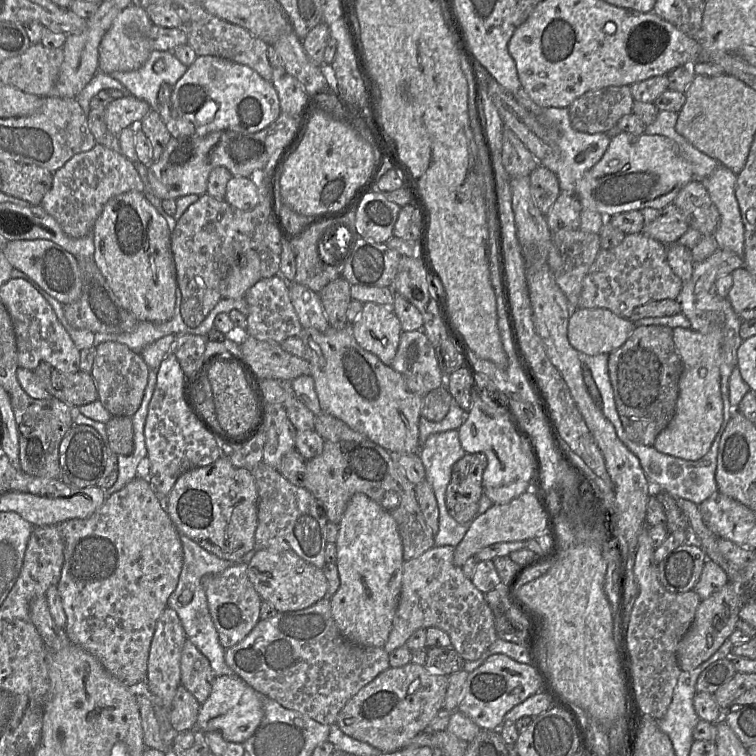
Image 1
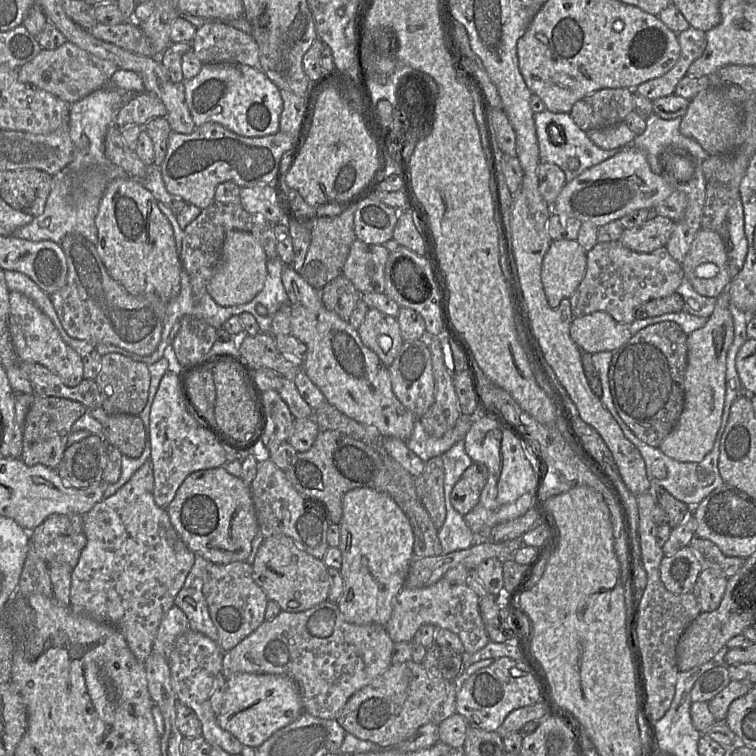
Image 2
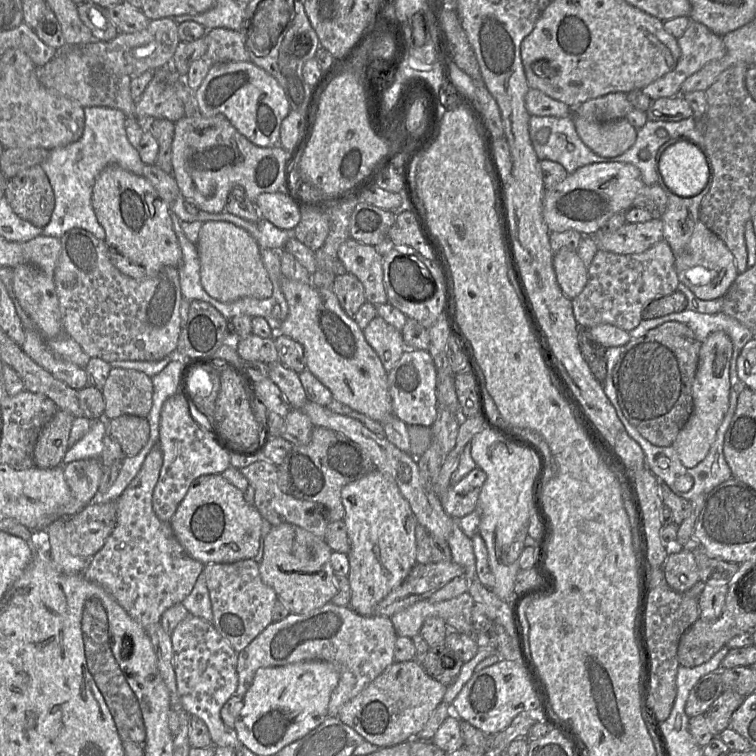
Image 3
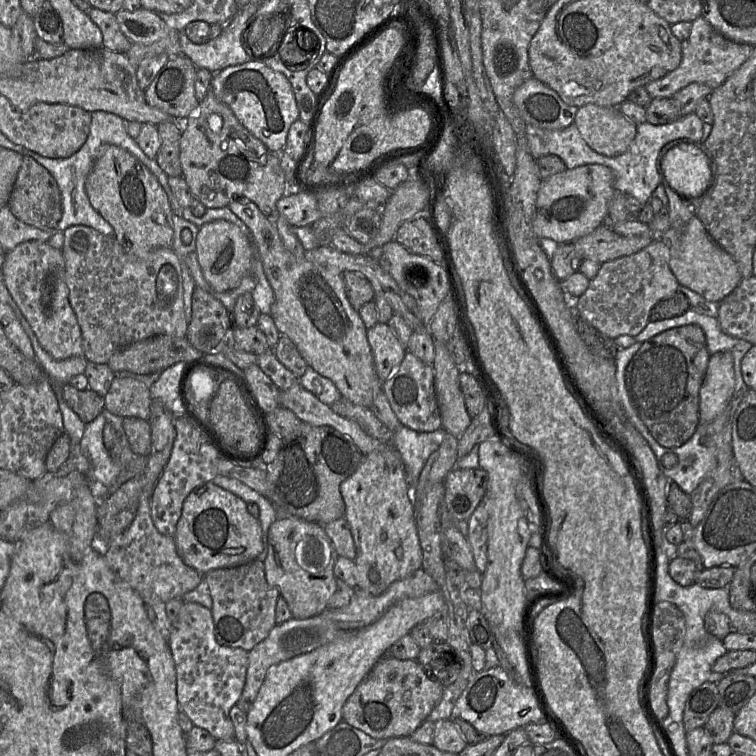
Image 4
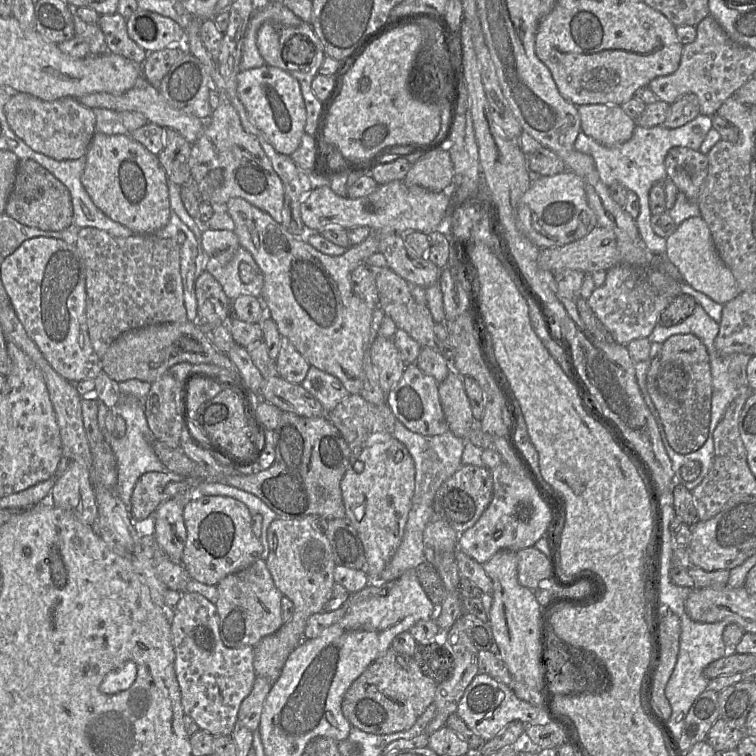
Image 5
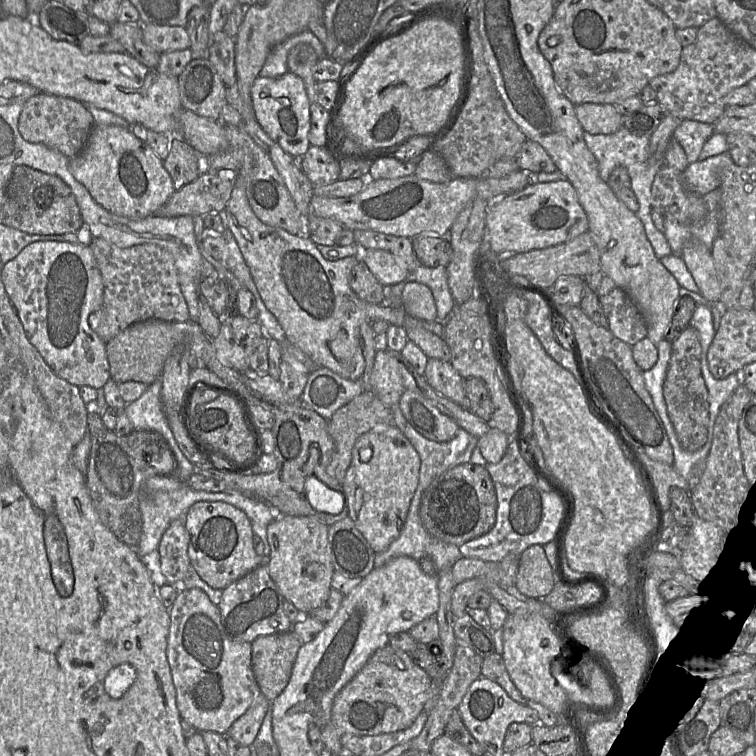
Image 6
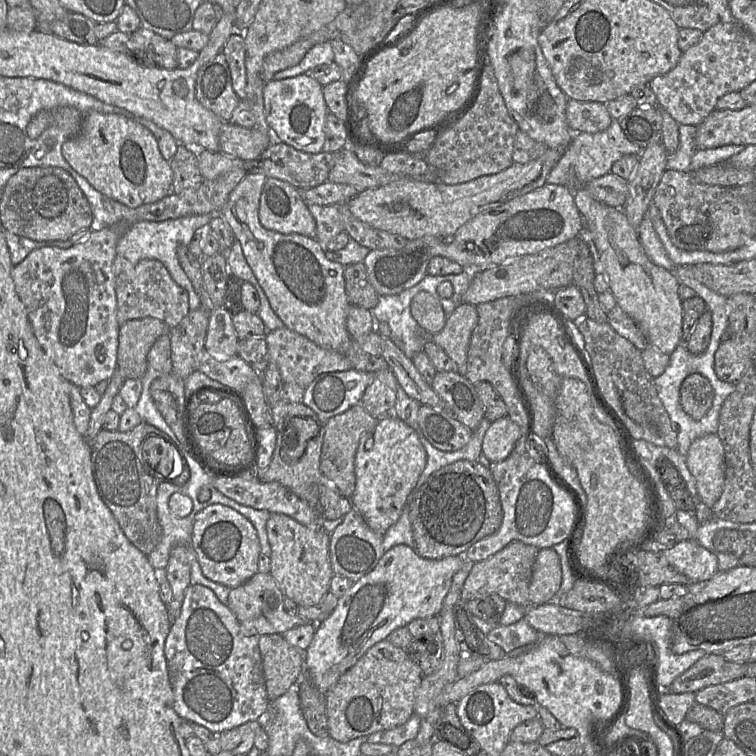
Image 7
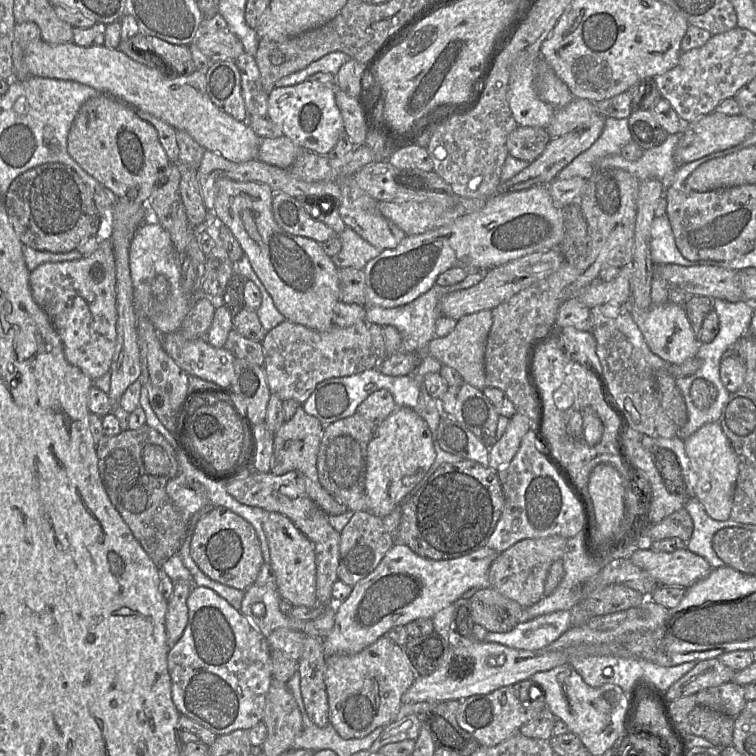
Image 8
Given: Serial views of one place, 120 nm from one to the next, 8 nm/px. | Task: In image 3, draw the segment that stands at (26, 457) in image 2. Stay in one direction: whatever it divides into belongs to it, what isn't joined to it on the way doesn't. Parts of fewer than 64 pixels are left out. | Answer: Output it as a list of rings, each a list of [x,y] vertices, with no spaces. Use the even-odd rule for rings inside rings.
[[[58,410],[42,428],[34,448],[35,467],[49,469],[62,466],[74,417]]]

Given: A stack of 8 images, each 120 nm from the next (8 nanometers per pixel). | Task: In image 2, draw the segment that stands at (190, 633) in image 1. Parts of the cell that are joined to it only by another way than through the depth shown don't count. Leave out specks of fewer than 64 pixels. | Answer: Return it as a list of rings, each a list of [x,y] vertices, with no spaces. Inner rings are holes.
[[[195,555],[194,565],[175,598],[174,606],[185,613],[192,631],[202,633],[218,642],[218,632],[210,617],[208,604],[202,591],[204,573],[209,564],[214,563],[200,555]]]

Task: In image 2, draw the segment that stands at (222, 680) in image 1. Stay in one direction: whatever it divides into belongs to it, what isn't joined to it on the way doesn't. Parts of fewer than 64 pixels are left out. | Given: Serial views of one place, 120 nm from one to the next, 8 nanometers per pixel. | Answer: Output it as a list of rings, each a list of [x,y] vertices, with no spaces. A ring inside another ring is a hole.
[[[239,673],[225,681],[223,706],[217,715],[217,722],[243,746],[256,749],[303,713],[299,686],[292,678],[284,675]]]

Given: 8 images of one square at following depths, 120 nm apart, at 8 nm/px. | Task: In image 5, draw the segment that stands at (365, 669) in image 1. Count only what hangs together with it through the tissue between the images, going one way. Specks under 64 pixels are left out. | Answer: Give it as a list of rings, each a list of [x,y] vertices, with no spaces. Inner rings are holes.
[[[256,676],[252,691],[240,705],[237,721],[252,733],[259,728],[264,702],[271,686],[267,679]]]

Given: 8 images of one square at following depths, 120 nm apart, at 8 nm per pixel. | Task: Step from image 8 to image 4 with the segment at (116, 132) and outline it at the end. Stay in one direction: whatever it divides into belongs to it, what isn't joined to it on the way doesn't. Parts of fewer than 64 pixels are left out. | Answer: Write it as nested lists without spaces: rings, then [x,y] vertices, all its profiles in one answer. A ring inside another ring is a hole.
[[[105,145],[95,159],[85,181],[91,206],[114,229],[118,243],[133,256],[171,247],[173,221],[167,194],[151,171],[126,150]]]

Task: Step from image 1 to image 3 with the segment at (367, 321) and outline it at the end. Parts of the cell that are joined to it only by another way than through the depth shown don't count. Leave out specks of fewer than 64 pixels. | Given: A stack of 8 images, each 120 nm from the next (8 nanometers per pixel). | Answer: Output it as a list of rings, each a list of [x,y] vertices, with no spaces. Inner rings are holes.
[[[378,315],[363,329],[363,334],[388,373],[406,349],[401,331]]]

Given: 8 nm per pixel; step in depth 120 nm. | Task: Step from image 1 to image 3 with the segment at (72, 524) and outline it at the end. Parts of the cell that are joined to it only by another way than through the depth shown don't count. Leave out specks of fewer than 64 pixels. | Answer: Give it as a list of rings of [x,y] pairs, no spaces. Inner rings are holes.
[[[154,446],[137,475],[116,499],[116,526],[103,547],[90,558],[82,573],[84,578],[101,586],[143,628],[160,622],[162,614],[168,608],[181,603],[191,593],[205,565],[186,553],[174,536],[170,524],[161,521],[152,508],[152,495],[159,479],[162,463],[162,451],[158,446]]]

